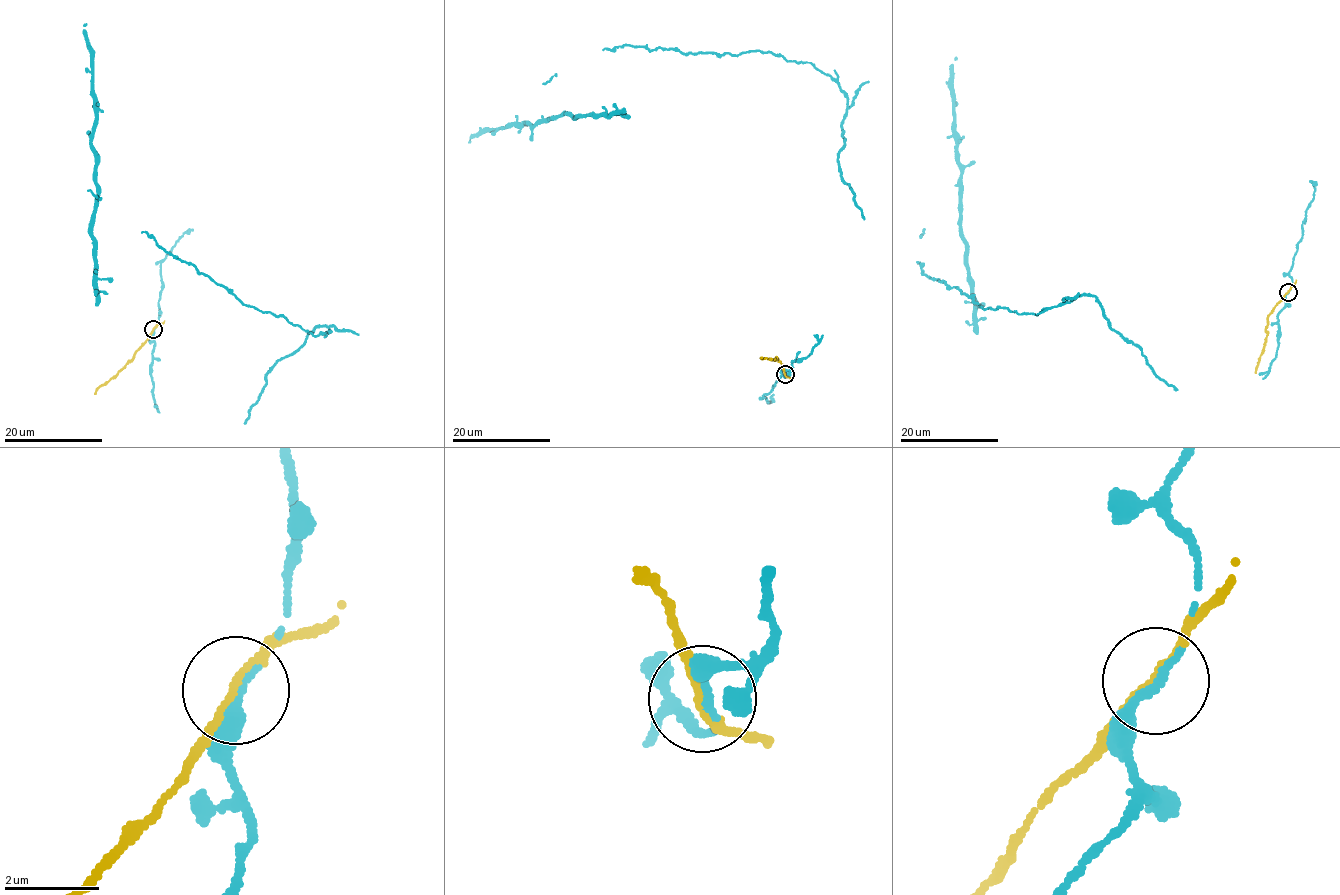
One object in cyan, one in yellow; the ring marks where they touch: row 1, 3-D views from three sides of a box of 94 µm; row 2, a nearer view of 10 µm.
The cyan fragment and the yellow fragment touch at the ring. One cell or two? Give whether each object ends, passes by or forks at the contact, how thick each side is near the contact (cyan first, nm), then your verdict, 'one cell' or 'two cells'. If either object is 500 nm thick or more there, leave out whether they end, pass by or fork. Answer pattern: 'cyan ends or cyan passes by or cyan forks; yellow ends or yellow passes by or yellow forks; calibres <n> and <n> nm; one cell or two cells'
cyan ends; yellow passes by; calibres 240 and 120 nm; two cells

